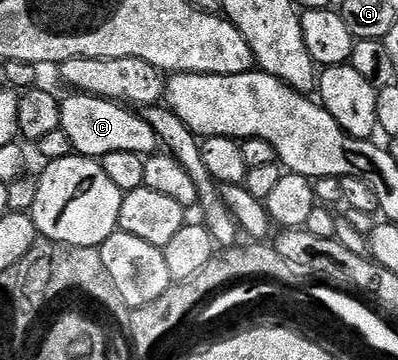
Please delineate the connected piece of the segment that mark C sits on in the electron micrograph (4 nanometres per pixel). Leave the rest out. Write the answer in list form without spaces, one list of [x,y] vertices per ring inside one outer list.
[[[72,93],[61,100],[60,129],[69,139],[71,148],[82,156],[101,159],[108,153],[126,152],[149,157],[157,152],[159,141],[145,118],[125,106],[94,95]]]

